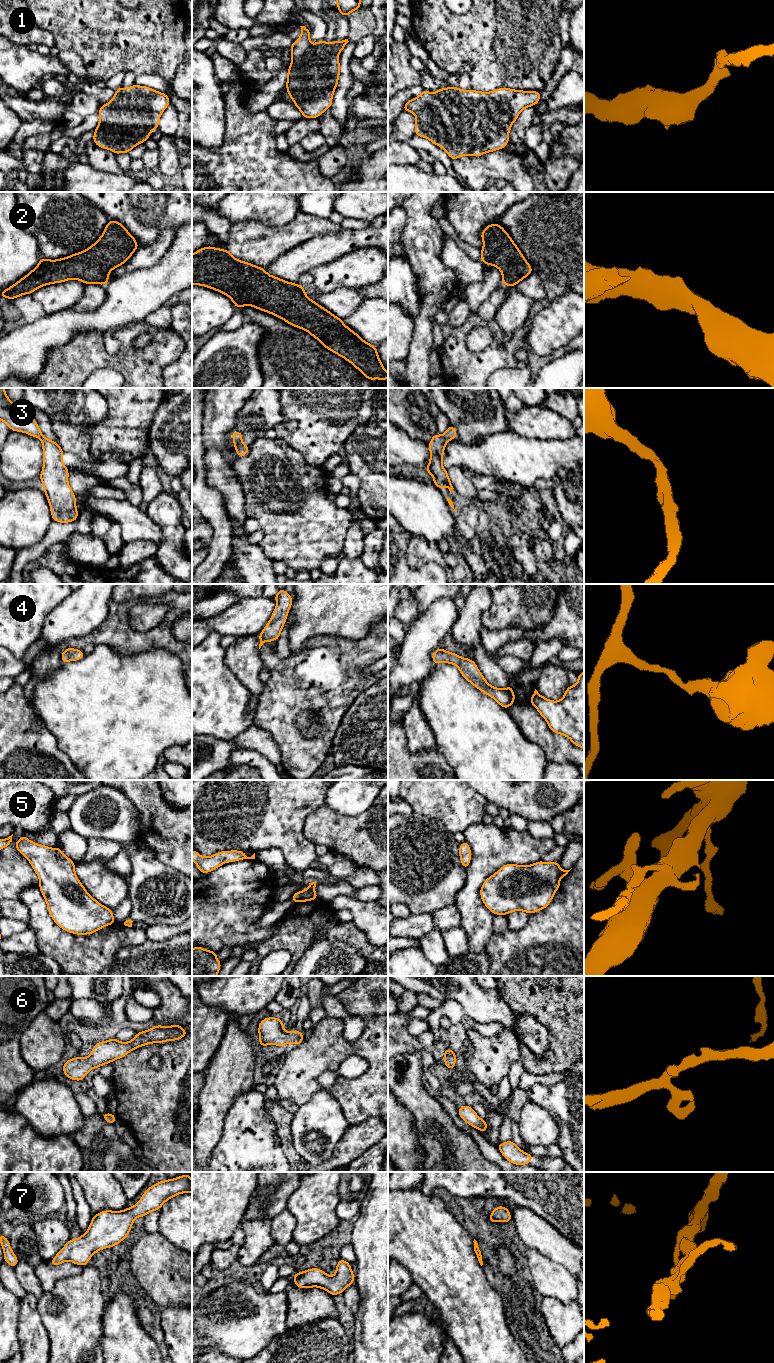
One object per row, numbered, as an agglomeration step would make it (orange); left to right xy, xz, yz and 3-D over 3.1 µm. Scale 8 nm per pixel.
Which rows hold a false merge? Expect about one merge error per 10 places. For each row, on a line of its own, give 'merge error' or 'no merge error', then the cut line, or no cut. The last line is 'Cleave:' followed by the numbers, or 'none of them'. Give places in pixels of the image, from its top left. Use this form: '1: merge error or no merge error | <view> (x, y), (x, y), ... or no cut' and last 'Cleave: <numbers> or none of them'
1: no merge error | no cut
2: no merge error | no cut
3: no merge error | no cut
4: no merge error | no cut
5: no merge error | no cut
6: no merge error | no cut
7: no merge error | no cut
Cleave: none of them

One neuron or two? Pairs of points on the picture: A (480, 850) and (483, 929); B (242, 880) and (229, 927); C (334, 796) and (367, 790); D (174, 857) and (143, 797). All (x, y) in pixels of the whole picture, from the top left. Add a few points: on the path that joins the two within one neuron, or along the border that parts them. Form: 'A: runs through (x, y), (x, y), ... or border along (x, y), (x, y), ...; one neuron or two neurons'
A: runs through (479, 870), (473, 883), (473, 909); one neuron
B: runs through (238, 892), (229, 901), (229, 915); one neuron
C: runs through (342, 796), (350, 795), (355, 790), (359, 790); one neuron
D: runs through (174, 842), (174, 837), (159, 822), (155, 812); one neuron

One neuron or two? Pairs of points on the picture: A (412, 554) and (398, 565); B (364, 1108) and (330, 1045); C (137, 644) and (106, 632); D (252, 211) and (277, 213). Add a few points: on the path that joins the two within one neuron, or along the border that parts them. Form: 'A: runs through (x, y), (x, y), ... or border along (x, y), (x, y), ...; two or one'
A: border along (412, 537), (408, 543), (405, 555), (406, 560); two
B: runs through (372, 1086), (372, 1060), (360, 1048), (352, 1048); one
C: runs through (129, 641), (125, 640), (117, 632), (114, 632); one
D: runs through (258, 211), (271, 211); one

